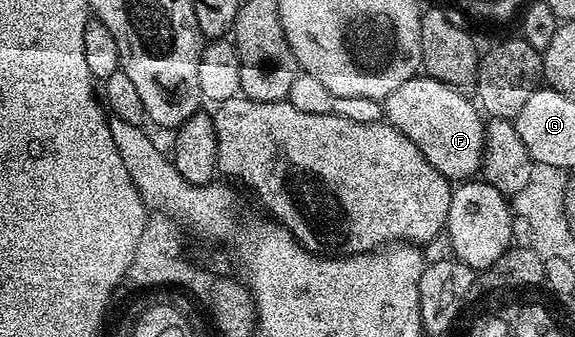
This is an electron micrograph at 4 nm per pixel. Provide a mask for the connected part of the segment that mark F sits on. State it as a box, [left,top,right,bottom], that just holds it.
[383,74,486,182]

